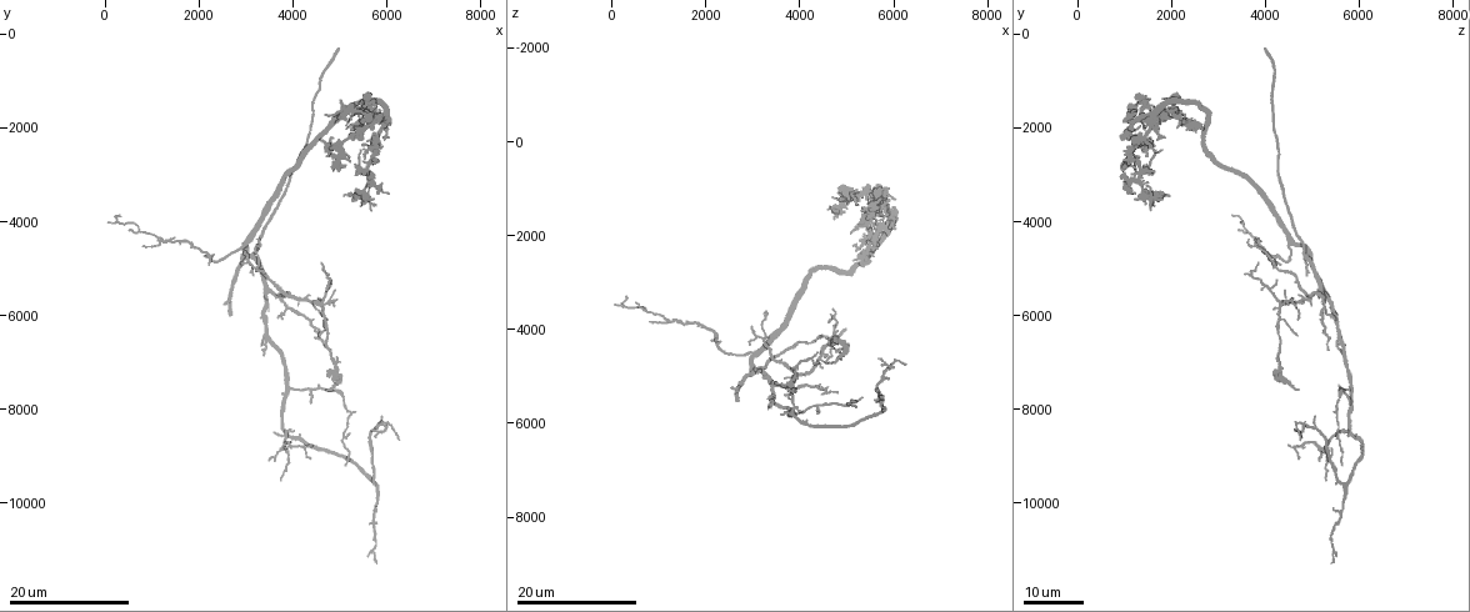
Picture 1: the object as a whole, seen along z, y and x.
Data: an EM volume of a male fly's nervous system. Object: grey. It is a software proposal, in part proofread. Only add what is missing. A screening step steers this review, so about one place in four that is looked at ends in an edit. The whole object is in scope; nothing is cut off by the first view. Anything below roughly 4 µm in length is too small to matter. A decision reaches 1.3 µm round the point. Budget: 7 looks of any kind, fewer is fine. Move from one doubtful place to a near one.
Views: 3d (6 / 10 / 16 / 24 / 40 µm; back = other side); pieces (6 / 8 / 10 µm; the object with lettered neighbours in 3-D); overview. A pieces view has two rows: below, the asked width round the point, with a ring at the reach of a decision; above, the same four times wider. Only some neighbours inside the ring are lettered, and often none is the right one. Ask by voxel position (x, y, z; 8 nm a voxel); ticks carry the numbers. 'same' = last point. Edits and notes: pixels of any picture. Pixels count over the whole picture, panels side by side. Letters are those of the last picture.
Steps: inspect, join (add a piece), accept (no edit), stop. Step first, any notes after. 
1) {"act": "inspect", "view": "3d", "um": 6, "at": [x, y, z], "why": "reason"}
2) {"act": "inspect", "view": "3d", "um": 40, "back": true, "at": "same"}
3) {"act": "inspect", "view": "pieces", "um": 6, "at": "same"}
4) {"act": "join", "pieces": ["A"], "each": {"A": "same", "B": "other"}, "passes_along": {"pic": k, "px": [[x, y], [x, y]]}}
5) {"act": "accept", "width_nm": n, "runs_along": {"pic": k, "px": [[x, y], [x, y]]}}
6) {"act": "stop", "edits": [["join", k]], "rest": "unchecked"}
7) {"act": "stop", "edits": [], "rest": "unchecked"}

{"act": "inspect", "view": "3d", "um": 24, "at": [5000, 350, 4050], "why": "branch stops here"}

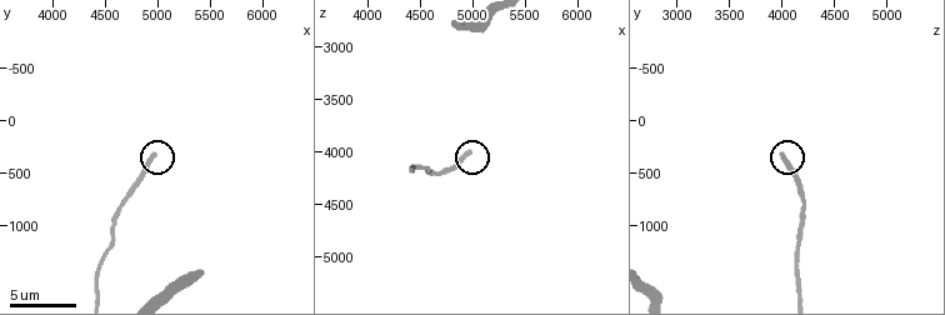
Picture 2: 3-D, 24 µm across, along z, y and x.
{"act": "inspect", "view": "pieces", "um": 10, "at": [4980, 360, 4020]}

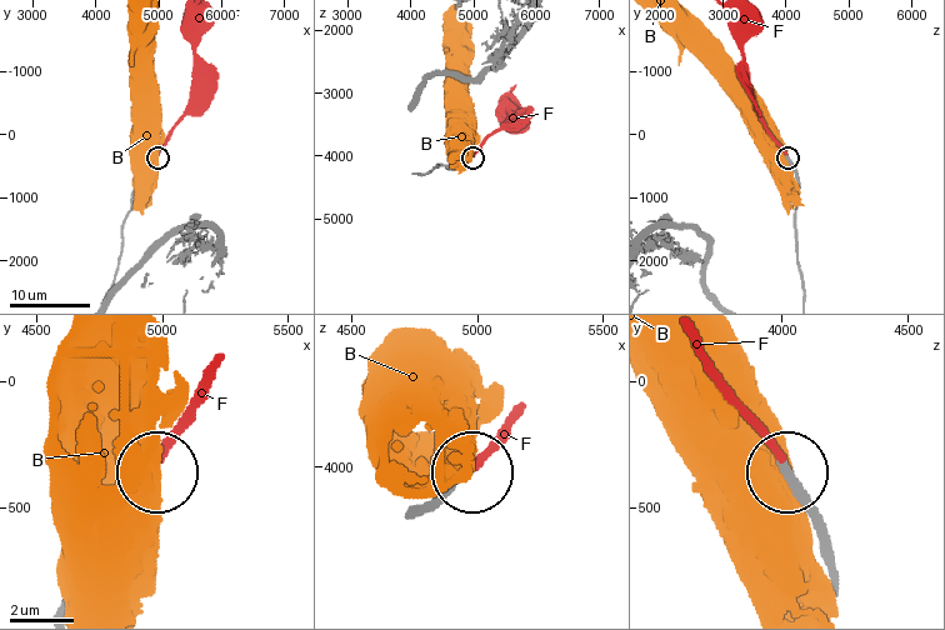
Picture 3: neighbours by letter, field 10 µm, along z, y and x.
{"act": "join", "pieces": ["F"], "each": {"B": "other", "F": "same"}, "passes_along": {"pic": 3, "px": [[828, 546], [814, 501], [699, 340]]}, "found": "the neuron continues"}

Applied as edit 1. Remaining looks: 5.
{"act": "inspect", "view": "3d", "um": 16, "at": [5700, 3000, 900], "why": "free end"}

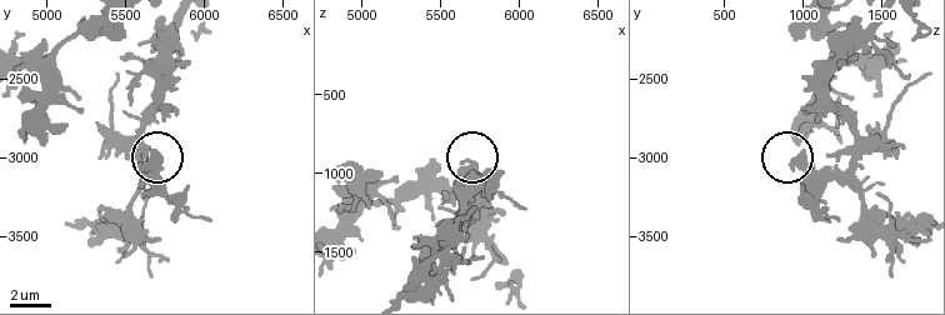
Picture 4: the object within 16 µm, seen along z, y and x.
{"act": "inspect", "view": "pieces", "um": 8, "at": [5720, 3020, 960]}

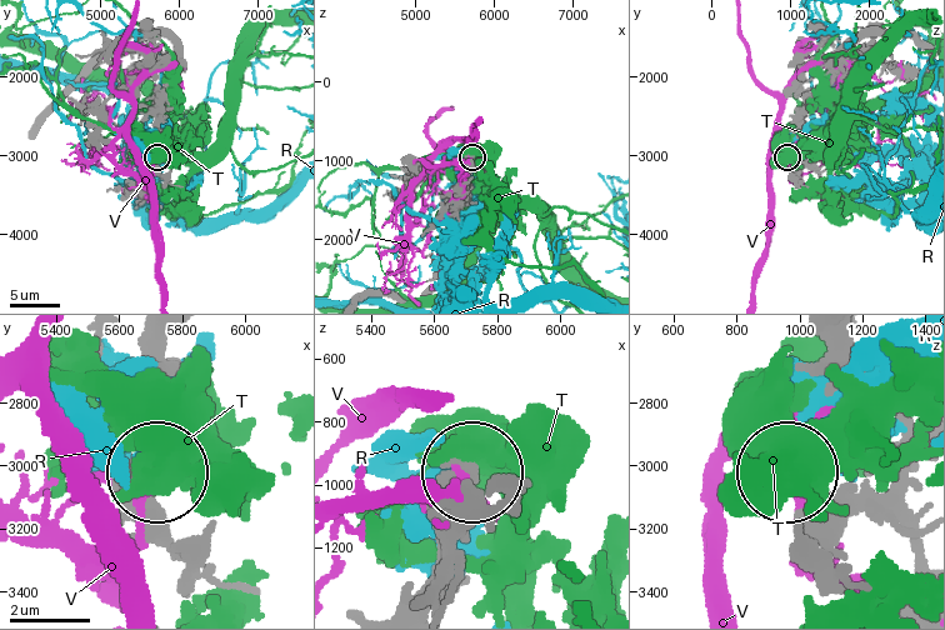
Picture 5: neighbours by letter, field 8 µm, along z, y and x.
{"act": "accept", "each": {"R": "other", "T": "other", "V": "other"}, "found": "no lettered piece goes on from it"}

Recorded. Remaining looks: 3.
{"act": "inspect", "view": "3d", "um": 16, "at": [4350, 5600, 4700], "why": "tapers out"}

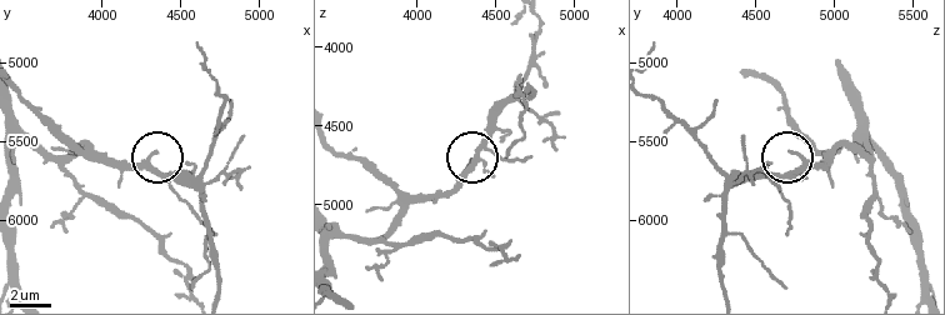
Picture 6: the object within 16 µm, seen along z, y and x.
{"act": "inspect", "view": "pieces", "um": 8, "at": [4340, 5560, 4720]}

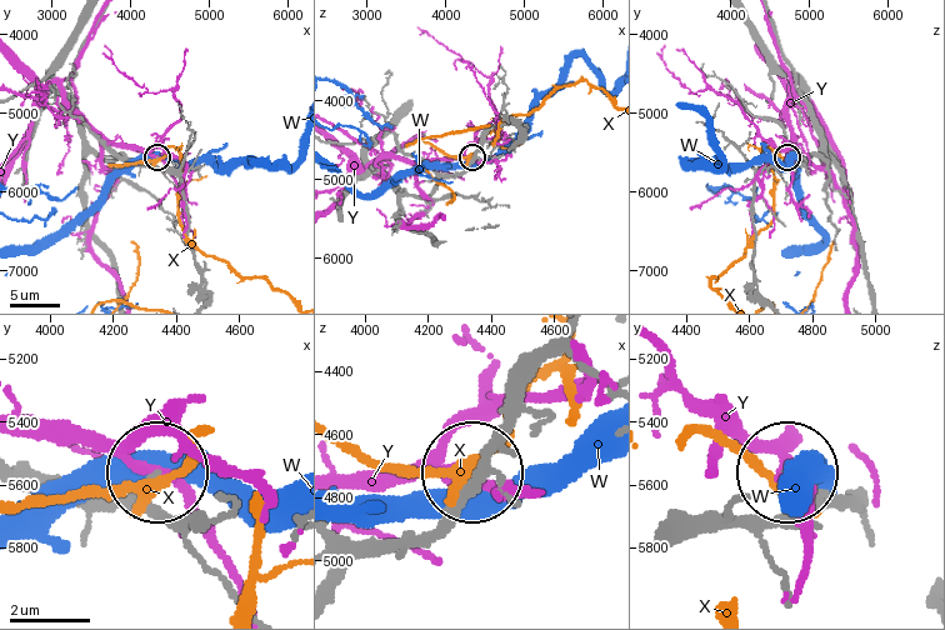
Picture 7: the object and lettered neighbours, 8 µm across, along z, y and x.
{"act": "accept", "each": {"W": "other", "X": "other", "Y": "other"}, "found": "none of them fits"}

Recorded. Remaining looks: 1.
{"act": "stop", "edits": [["join", 3]], "rest": "unchecked"}

